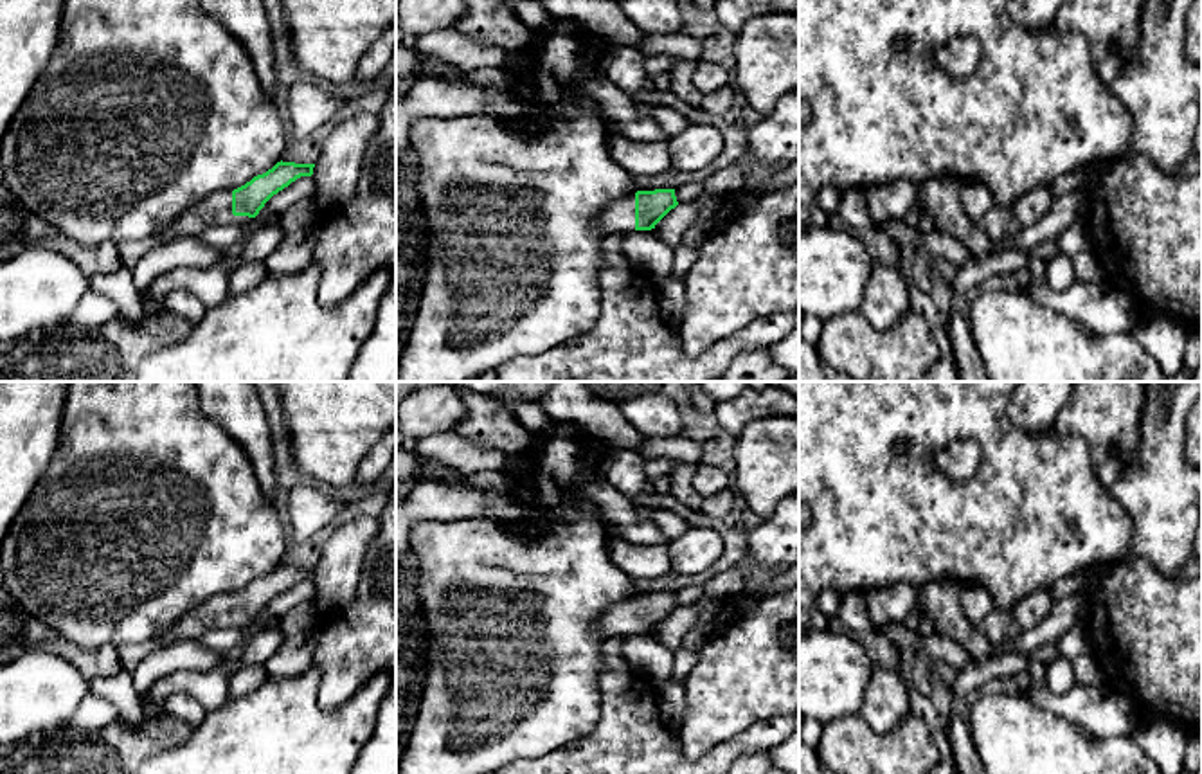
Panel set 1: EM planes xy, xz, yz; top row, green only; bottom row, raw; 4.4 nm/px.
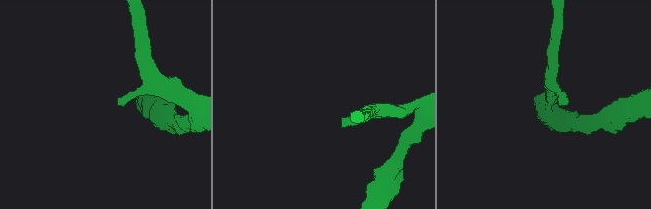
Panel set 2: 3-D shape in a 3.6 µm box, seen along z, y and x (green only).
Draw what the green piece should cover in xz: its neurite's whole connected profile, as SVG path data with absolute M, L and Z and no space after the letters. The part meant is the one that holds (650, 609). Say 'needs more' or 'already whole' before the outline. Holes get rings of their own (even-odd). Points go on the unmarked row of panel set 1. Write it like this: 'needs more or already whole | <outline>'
needs more | M675 592L637 594L605 610L597 619L596 632L603 641L651 634L677 608Z

